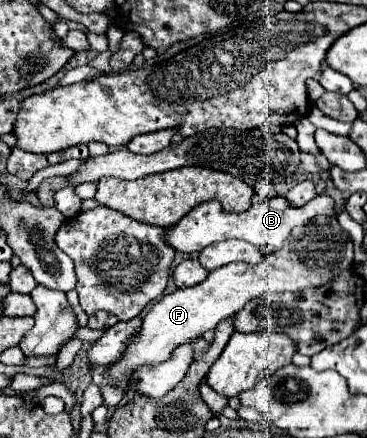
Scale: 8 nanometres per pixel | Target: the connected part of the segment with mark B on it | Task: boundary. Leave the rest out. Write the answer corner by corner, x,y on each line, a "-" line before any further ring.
320,194
300,208
288,206
284,196
274,196
270,200
258,200
256,198
256,200
252,200
252,206
246,212
240,212
240,214
226,214
226,212
222,212
222,206
218,206
218,202
212,200
212,202
204,202
204,204
196,206
176,226
168,228
166,240
168,240
170,246
174,246
176,250
186,252
186,254
200,252
208,244
214,244
214,242
220,242
220,240
230,240
230,238
246,240
246,242
250,242
258,248
270,244
278,250
282,246
282,242
290,236
292,228
306,226
316,216
336,216
336,204
330,196

